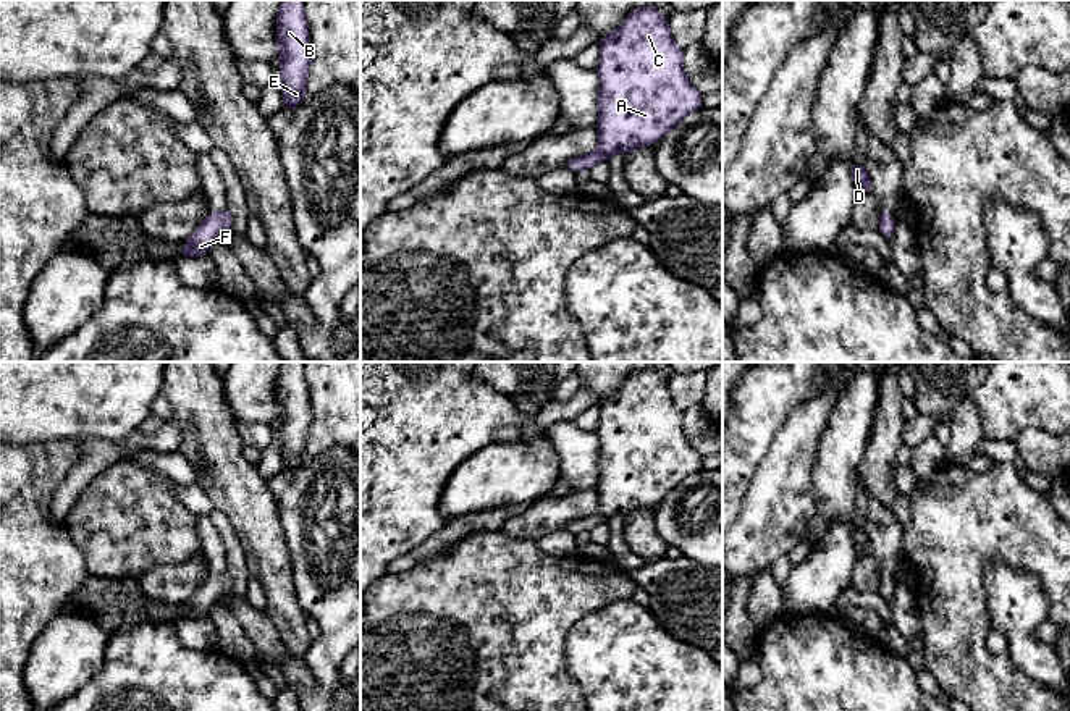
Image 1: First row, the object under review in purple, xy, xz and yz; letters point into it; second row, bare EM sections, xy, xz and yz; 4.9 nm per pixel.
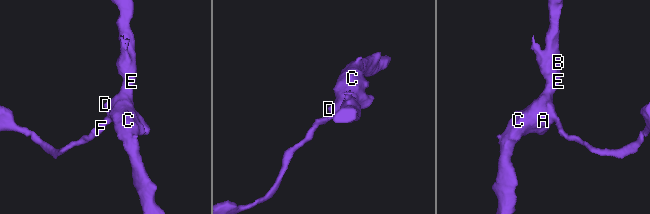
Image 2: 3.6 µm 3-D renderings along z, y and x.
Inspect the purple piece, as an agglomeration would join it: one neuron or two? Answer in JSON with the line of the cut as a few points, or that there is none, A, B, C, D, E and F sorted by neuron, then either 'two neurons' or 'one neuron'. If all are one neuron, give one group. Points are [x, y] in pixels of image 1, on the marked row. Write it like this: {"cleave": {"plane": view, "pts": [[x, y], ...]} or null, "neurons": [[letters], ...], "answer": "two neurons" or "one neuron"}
{"cleave": null, "neurons": [["A", "B", "C", "D", "E", "F"]], "answer": "one neuron"}

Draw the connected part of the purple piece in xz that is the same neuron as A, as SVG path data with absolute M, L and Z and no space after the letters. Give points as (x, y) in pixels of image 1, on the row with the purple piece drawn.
M638 6L619 27L600 40L598 150L569 160L572 173L590 170L616 152L629 154L637 147L663 139L682 118L700 110L701 94L684 73L680 48L669 31L668 18L653 6Z

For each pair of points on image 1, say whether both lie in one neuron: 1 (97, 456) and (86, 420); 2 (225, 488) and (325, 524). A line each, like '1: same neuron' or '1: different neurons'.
1: different neurons
2: different neurons

